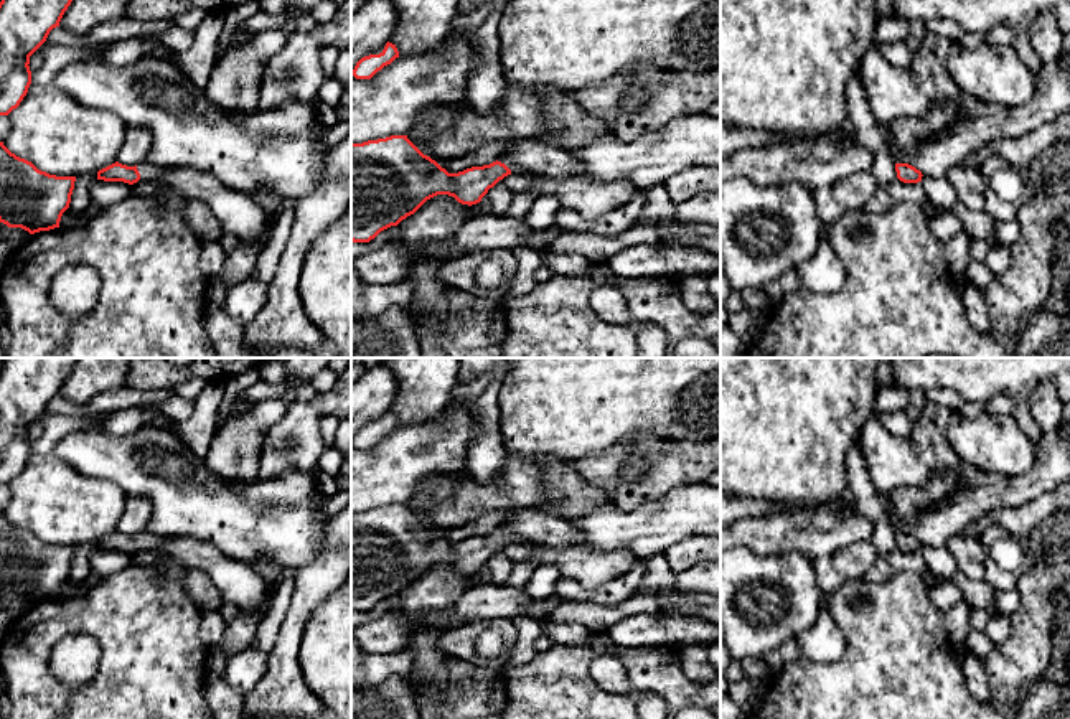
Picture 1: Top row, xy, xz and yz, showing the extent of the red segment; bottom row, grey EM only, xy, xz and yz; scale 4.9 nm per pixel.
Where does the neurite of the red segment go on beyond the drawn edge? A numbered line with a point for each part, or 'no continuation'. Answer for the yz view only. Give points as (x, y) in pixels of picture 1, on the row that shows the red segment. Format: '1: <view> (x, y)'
no continuation

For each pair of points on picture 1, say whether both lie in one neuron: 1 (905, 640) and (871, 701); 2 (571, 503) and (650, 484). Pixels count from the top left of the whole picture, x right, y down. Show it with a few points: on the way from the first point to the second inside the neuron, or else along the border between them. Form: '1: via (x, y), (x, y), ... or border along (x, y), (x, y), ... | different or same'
1: via (897, 655), (897, 675), (886, 686) | same
2: border along (577, 472), (604, 487), (614, 498) | different

